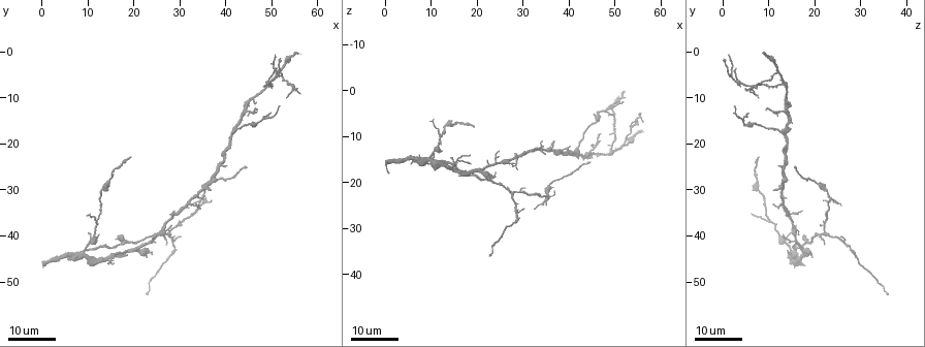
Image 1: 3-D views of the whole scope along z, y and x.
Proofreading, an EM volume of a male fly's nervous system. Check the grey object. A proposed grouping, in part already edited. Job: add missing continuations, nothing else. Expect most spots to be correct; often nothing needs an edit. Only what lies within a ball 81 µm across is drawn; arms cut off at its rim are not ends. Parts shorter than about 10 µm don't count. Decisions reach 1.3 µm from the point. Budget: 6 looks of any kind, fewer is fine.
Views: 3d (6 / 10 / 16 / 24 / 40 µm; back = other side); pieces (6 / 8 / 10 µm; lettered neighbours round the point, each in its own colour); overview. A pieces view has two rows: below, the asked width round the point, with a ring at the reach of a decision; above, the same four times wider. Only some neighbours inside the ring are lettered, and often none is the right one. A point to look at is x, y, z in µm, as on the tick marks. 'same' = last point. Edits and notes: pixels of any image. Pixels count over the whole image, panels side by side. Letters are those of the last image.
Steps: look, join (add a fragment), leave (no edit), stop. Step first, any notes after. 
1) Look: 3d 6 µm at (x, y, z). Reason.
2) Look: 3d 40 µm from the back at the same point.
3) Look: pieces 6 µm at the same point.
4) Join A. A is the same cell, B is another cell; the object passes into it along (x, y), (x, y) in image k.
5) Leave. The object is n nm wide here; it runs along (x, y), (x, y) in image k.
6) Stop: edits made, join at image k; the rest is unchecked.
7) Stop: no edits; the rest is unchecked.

Look: 3d 16 µm at (44.5, 25.5, 16.0). End of a long branch.

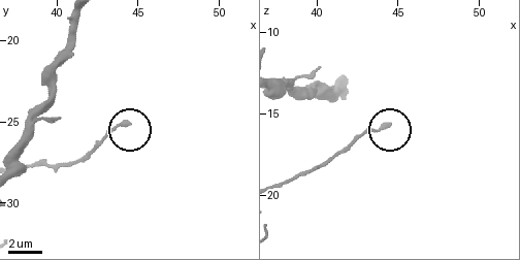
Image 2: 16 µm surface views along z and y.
Look: pieces 8 µm at (44.4, 25.1, 15.8).

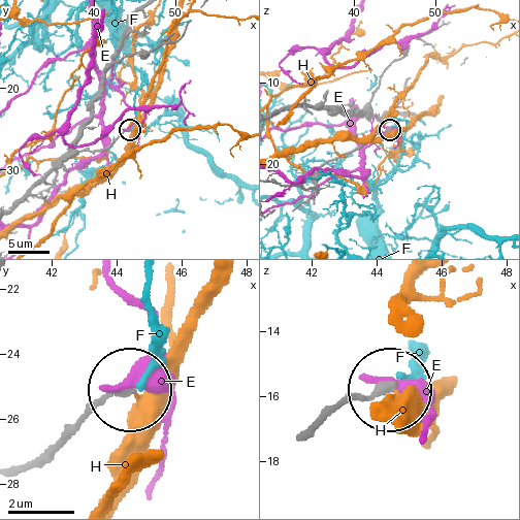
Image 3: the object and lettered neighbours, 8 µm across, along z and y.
Leave. E, F and H are other cells; it runs along (30, 464), (127, 392) in image 3; none of them fits.

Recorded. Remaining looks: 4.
Look: 3d 16 µm at (36.5, 30.0, 11.5). Branch stops here.

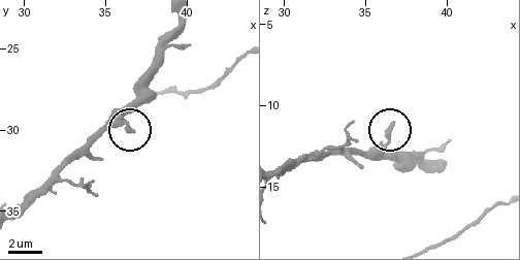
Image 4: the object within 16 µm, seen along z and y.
Look: pieces 6 µm at (36.7, 30.1, 11.3).

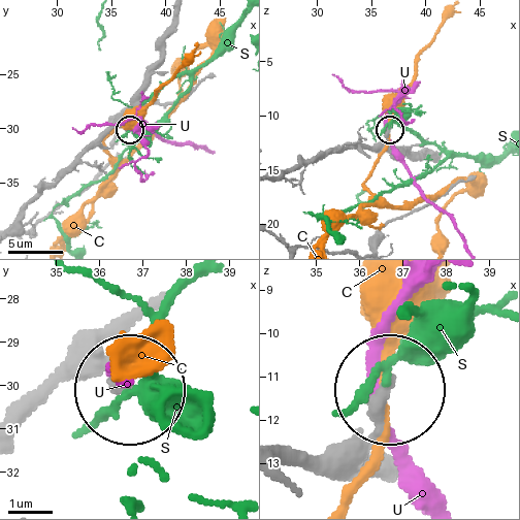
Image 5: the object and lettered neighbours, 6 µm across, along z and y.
Leave. C, S and U are other cells; none of them fits.

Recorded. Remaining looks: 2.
Look: 3d 24 µm at (40.5, 24.5, 12.0). Tapers out.

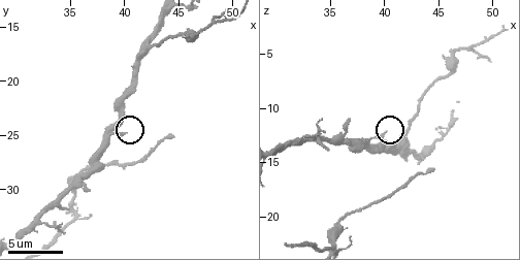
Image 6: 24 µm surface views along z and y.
Look: pieces 6 µm at (40.2, 25.0, 12.4).

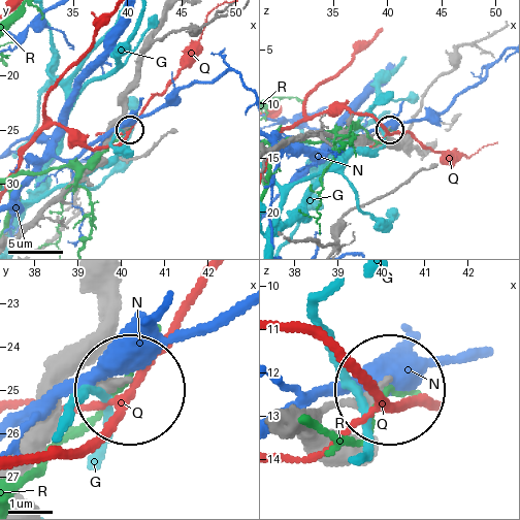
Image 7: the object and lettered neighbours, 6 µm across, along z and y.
Leave. G, N, Q and R are other cells; it runs along (284, 429), (380, 388) in image 7; no lettered fragment goes on from it.

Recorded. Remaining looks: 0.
Stop: no edits; the rest is unchecked.

